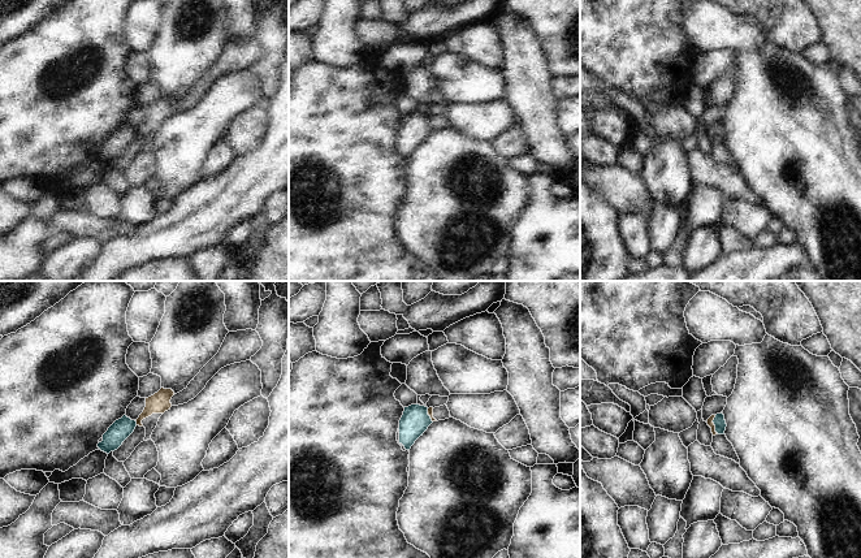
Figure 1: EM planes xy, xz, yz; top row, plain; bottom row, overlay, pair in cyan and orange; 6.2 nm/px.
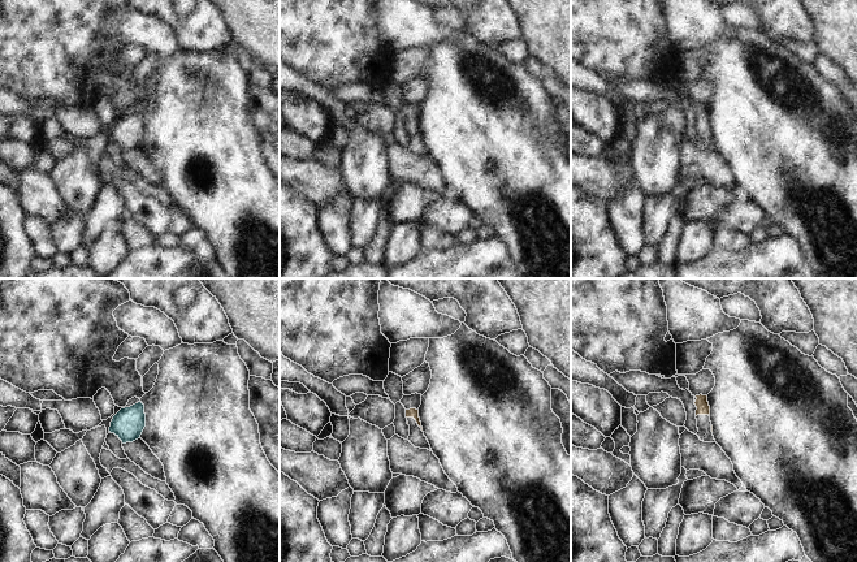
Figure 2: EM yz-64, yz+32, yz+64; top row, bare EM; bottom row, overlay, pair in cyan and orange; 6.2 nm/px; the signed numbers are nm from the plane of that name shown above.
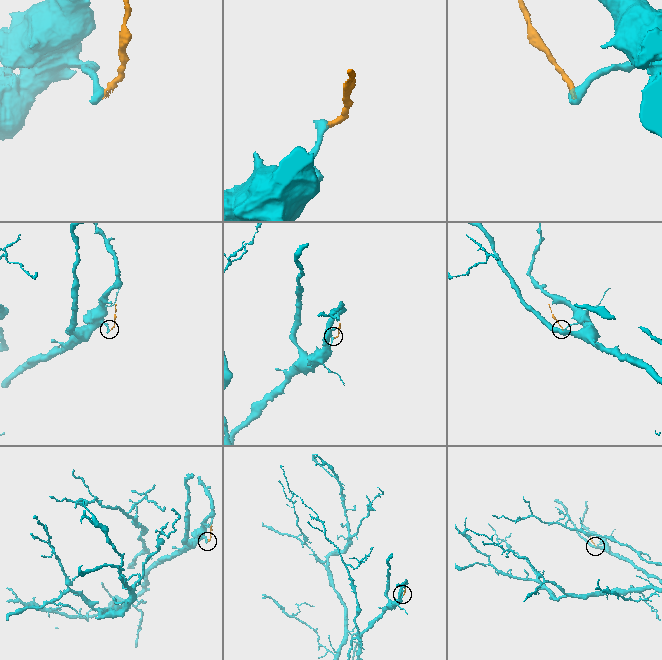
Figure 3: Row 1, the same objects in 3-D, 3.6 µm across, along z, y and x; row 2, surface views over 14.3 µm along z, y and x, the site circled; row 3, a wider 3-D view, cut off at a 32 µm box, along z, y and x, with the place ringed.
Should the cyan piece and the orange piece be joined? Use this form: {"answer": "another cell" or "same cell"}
{"answer": "another cell"}

